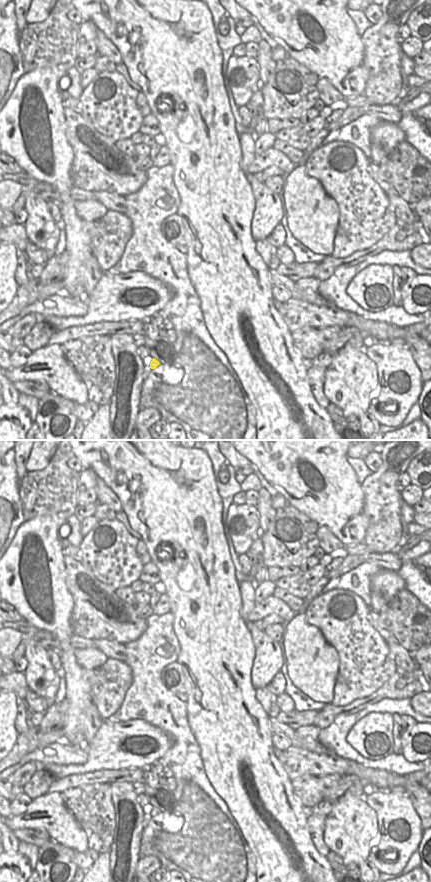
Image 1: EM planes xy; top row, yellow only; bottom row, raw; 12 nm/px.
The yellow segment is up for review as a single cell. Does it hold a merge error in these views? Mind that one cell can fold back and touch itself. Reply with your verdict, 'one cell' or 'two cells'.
one cell

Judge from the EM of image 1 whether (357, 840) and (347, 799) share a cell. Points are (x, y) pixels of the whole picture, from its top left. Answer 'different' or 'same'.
same

